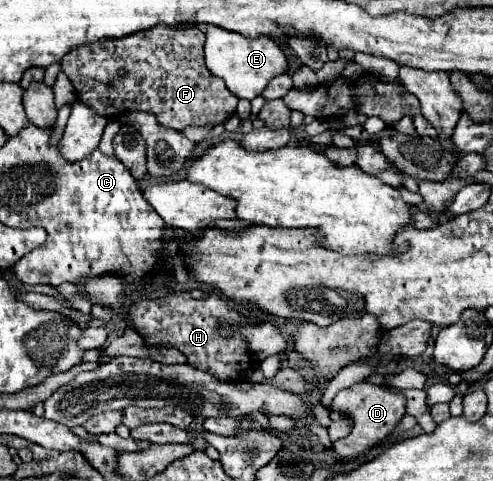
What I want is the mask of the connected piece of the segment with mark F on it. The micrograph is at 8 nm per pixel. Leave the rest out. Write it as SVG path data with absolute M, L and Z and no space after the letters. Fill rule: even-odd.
M154 25L152 29L132 33L120 39L100 39L96 43L80 45L62 57L62 71L70 77L76 87L78 99L96 107L110 121L120 119L130 111L148 111L158 115L160 123L172 129L186 129L188 125L222 123L236 113L238 99L222 79L216 79L204 65L204 31L198 25Z

